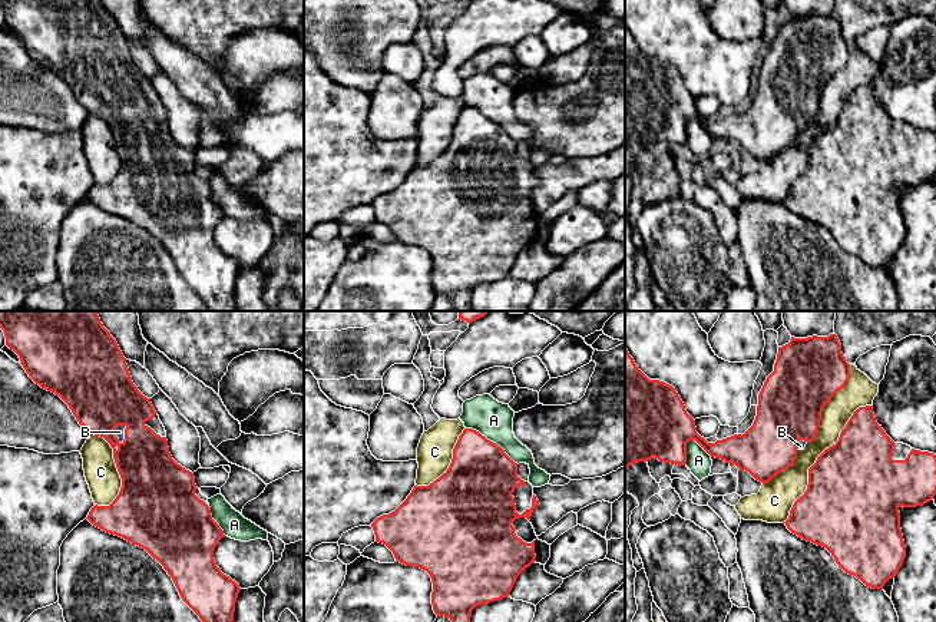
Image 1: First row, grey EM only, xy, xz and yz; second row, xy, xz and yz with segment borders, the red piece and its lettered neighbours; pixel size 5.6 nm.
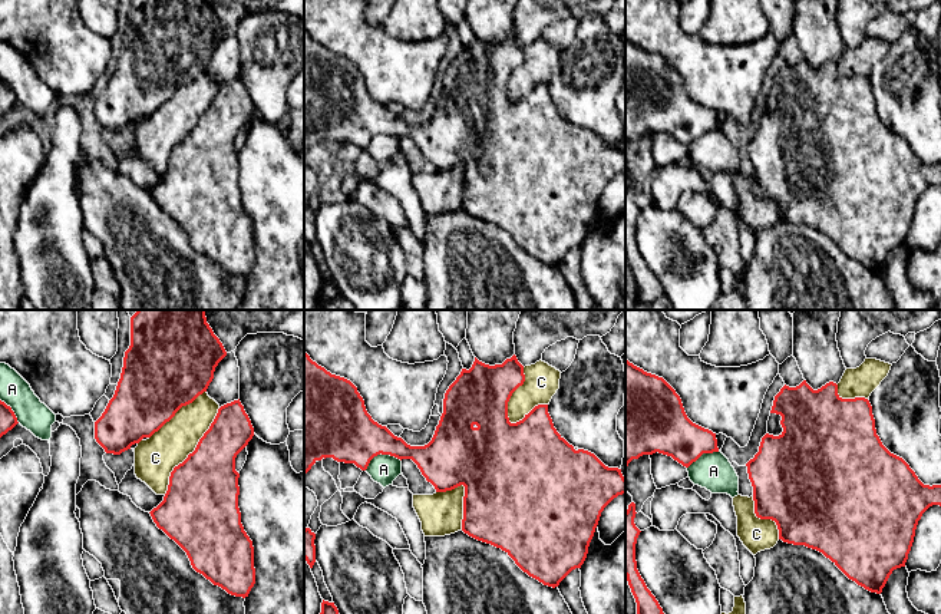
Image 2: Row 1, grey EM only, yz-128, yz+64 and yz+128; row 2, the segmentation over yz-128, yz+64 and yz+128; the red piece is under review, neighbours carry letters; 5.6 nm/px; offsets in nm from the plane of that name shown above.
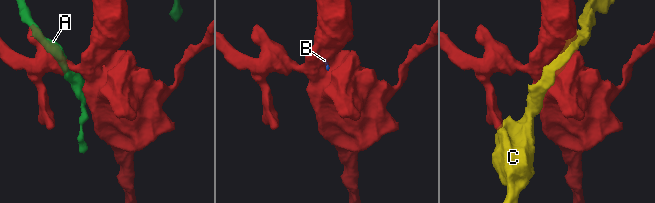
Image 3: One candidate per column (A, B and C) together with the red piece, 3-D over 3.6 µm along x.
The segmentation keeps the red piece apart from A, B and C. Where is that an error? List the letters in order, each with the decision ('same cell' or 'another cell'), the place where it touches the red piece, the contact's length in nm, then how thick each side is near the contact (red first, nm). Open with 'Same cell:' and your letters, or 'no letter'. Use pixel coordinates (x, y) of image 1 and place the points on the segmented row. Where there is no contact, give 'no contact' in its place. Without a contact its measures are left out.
Same cell: B
A: another cell; meets red in xz at (492, 442); contact 360 nm long; 380 nm thick on the red side, 200 nm on the other
B: same cell; meets red in xy at (113, 434); contact 120 nm long; 380 nm thick on the red side, 60 nm on the other
C: another cell; meets red in yz at (817, 459); contact 850 nm long; 500 nm thick on the red side, 180 nm on the other

